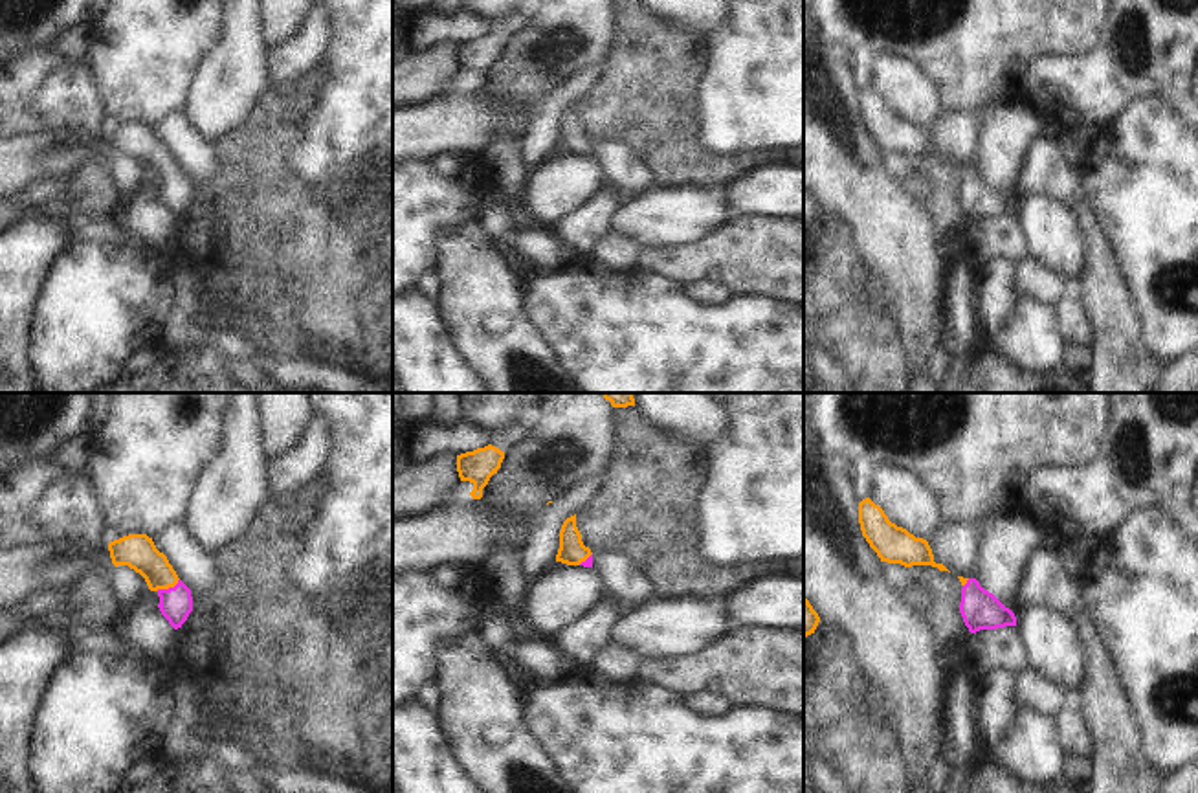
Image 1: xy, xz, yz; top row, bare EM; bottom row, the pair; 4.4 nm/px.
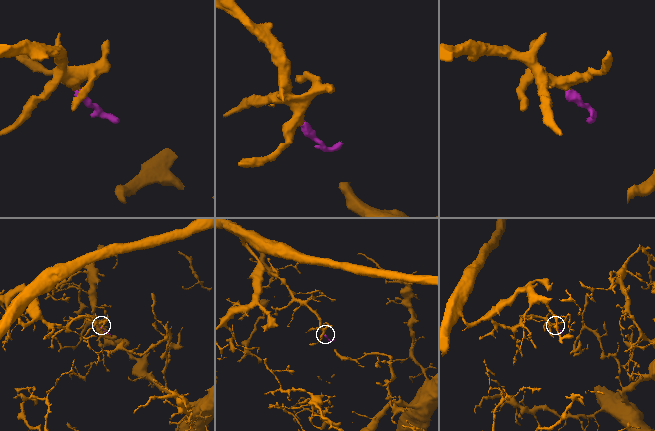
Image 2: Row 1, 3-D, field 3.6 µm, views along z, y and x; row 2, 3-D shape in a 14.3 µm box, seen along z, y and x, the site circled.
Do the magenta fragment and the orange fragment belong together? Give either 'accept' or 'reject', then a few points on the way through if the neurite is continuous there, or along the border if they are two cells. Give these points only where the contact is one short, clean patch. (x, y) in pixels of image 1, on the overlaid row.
accept; runs through xy (175, 603), (169, 588), (138, 551)

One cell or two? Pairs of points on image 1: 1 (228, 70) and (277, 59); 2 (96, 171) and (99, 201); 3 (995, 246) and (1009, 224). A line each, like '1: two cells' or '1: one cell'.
1: two cells
2: one cell
3: one cell

